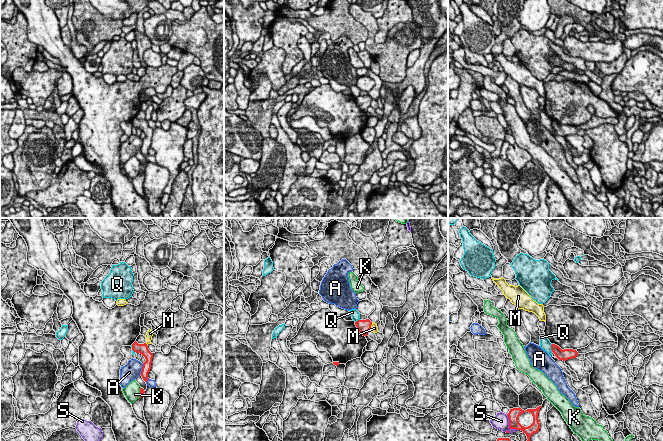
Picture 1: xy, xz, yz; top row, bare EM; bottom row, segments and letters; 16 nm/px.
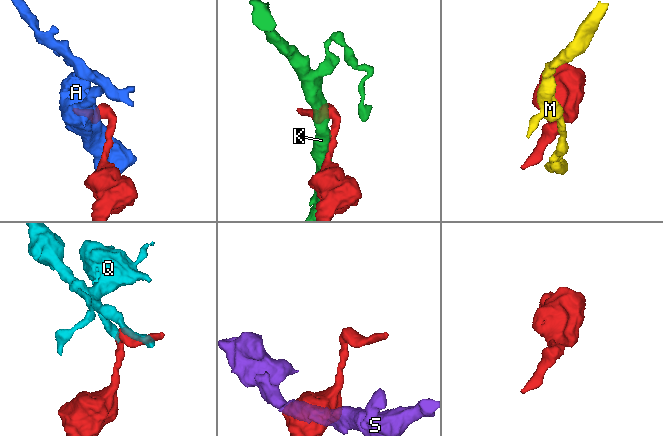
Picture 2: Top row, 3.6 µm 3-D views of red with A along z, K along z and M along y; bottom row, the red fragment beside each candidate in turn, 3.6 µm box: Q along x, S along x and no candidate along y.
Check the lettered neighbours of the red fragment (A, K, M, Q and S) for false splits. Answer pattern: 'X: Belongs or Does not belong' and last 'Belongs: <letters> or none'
A: Does not belong
K: Does not belong
M: Does not belong
Q: Does not belong
S: Does not belong
Belongs: none

